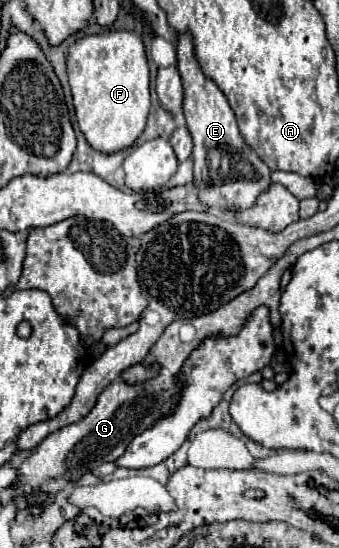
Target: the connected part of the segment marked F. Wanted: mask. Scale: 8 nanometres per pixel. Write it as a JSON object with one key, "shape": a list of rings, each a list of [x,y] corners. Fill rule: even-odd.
{"shape":[[[116,30],[78,38],[68,54],[68,82],[78,128],[96,152],[126,150],[144,132],[150,110],[150,74],[144,42],[136,32]]]}

